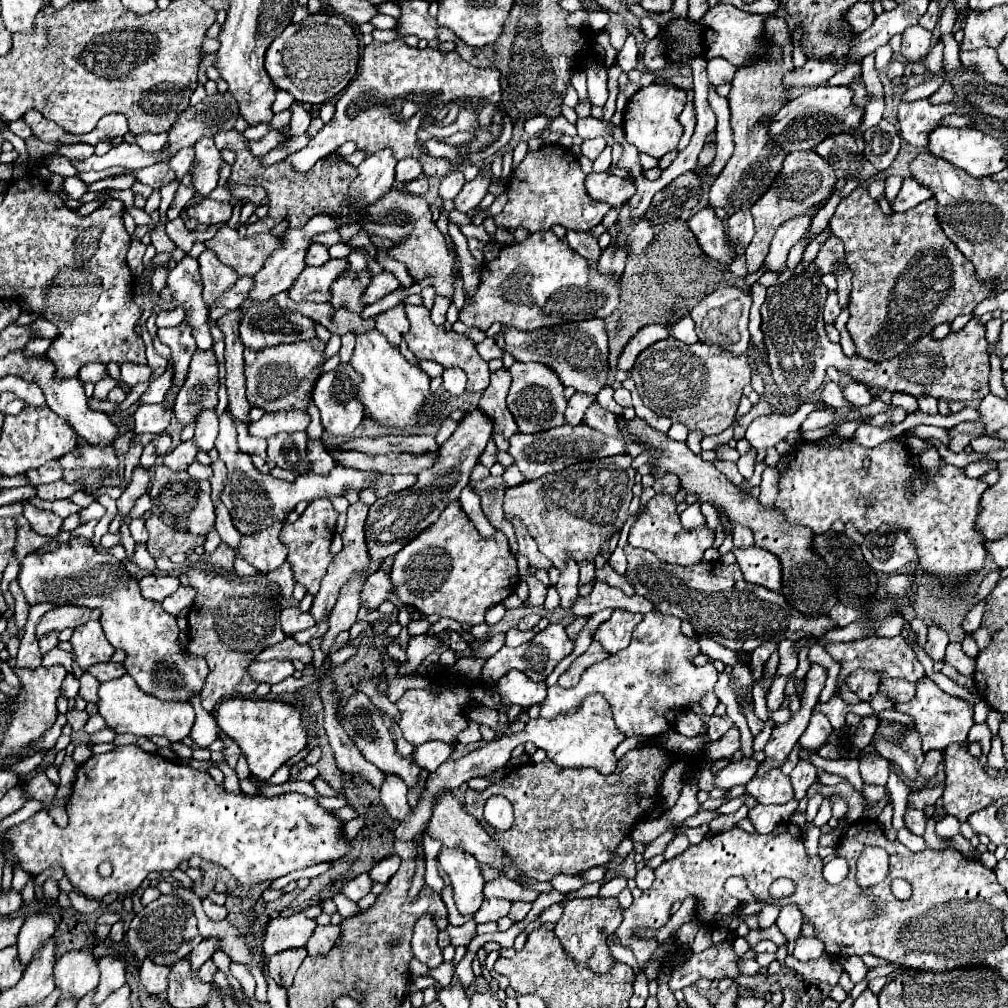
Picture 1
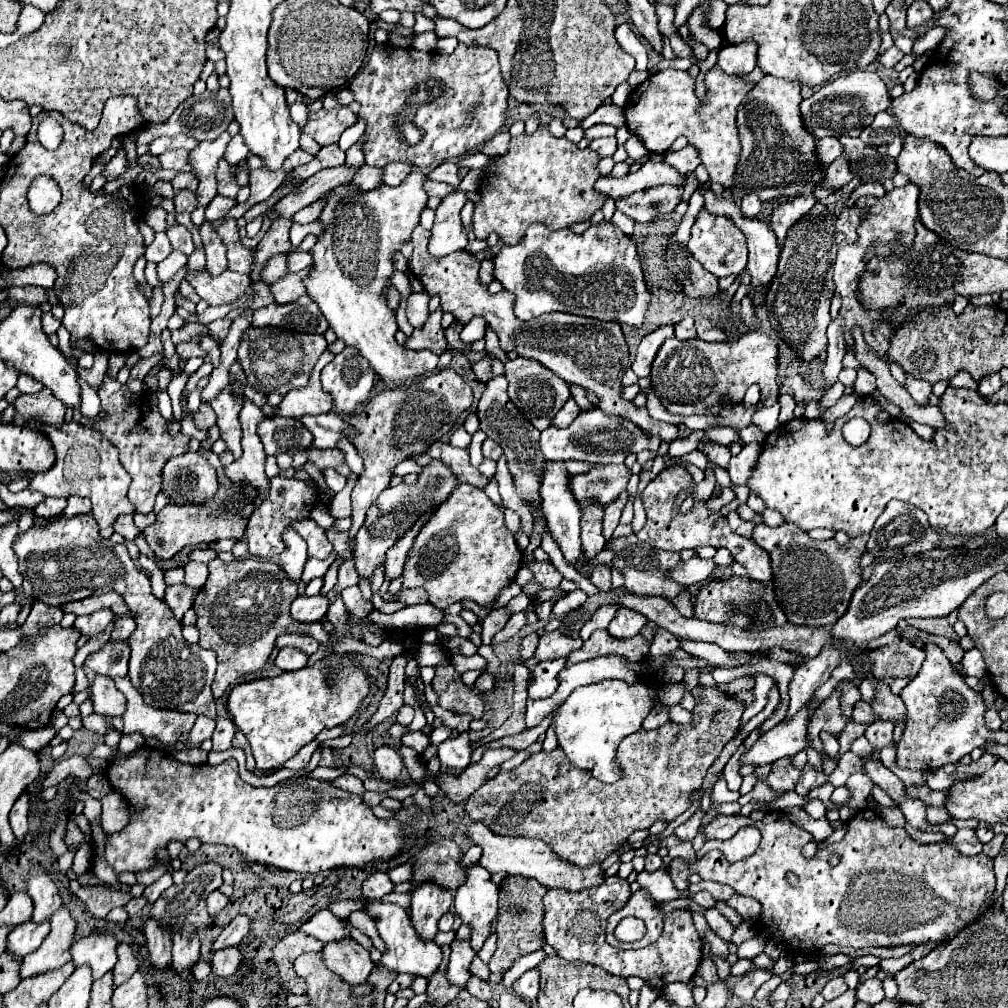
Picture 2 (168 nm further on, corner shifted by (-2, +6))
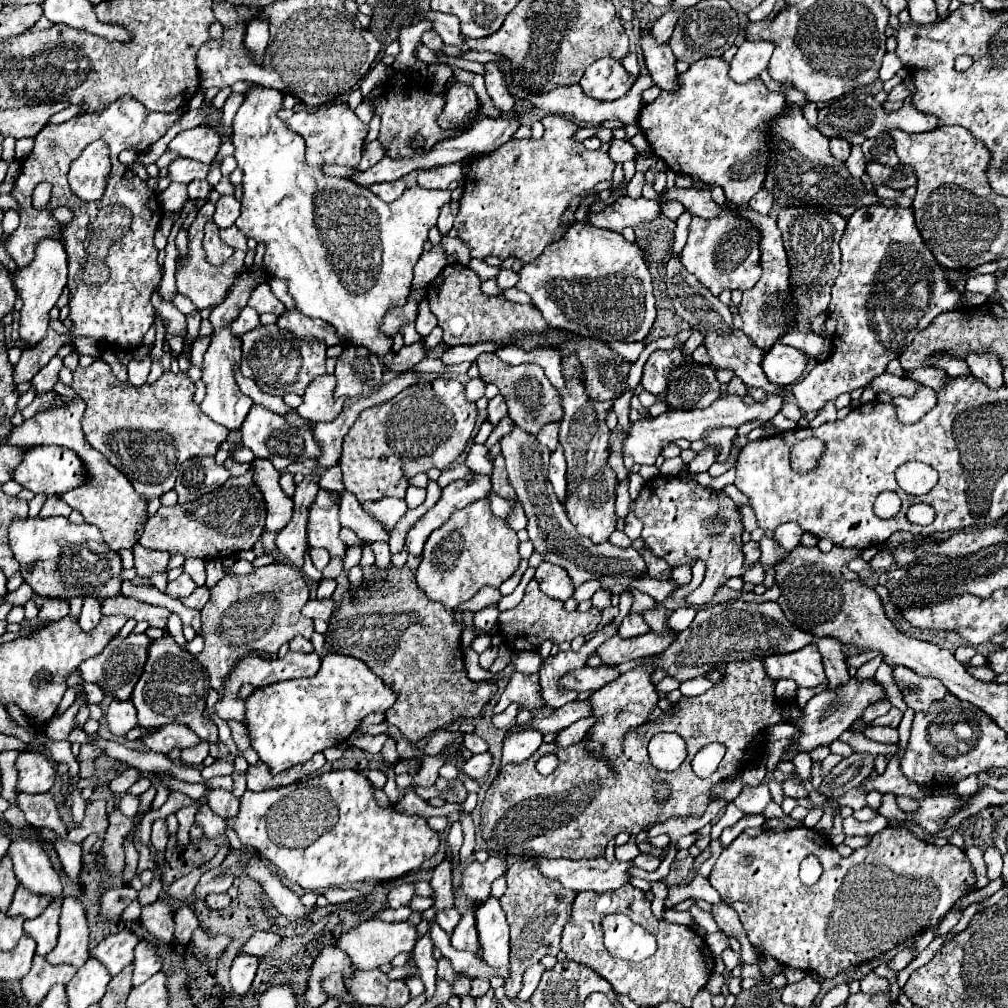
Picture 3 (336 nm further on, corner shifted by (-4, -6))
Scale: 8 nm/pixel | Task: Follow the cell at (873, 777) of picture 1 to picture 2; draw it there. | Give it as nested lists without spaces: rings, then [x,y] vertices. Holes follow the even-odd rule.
[[[876,720],[876,722],[868,724],[864,736],[866,736],[866,738],[872,742],[872,746],[876,748],[874,756],[878,756],[880,748],[892,744],[892,728],[894,728],[894,724],[892,724],[890,720]]]

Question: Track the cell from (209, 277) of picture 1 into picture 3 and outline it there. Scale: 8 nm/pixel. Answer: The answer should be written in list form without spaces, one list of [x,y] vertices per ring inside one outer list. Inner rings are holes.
[[[210,220],[206,224],[206,236],[204,236],[204,250],[206,250],[206,258],[210,264],[214,266],[222,266],[230,256],[232,256],[232,248],[226,246],[220,236],[218,236],[218,226]]]

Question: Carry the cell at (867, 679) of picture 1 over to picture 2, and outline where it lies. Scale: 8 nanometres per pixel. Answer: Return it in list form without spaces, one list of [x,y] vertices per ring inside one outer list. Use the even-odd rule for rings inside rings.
[[[836,690],[832,692],[832,696],[828,696],[822,704],[822,710],[816,712],[816,716],[812,718],[812,724],[810,724],[810,746],[816,748],[816,750],[822,750],[822,742],[818,738],[818,734],[822,730],[828,730],[828,732],[834,732],[837,737],[844,730],[844,718],[840,716],[840,700],[836,700]]]

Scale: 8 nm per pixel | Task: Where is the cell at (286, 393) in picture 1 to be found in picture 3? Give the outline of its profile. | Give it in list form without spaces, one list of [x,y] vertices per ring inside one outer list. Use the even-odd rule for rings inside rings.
[[[276,324],[258,326],[242,336],[242,362],[240,370],[244,378],[250,378],[258,384],[258,388],[266,394],[286,396],[298,394],[302,396],[306,386],[320,374],[326,372],[326,346],[318,340],[310,338],[294,338],[290,332],[282,332]]]

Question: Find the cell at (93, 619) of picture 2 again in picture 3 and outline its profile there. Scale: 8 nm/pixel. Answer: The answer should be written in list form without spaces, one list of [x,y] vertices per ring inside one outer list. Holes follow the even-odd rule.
[[[86,598],[84,600],[84,606],[82,606],[82,614],[80,614],[80,628],[84,632],[90,632],[92,628],[98,626],[98,620],[102,618],[102,612],[100,612],[100,602],[96,598]]]

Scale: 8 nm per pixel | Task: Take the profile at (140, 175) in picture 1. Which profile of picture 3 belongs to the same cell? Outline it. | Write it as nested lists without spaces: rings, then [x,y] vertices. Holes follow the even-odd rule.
[[[178,158],[170,164],[168,168],[168,178],[172,182],[182,182],[182,184],[190,184],[192,180],[206,179],[210,170],[210,166],[199,162],[198,160],[190,160],[190,158]]]

